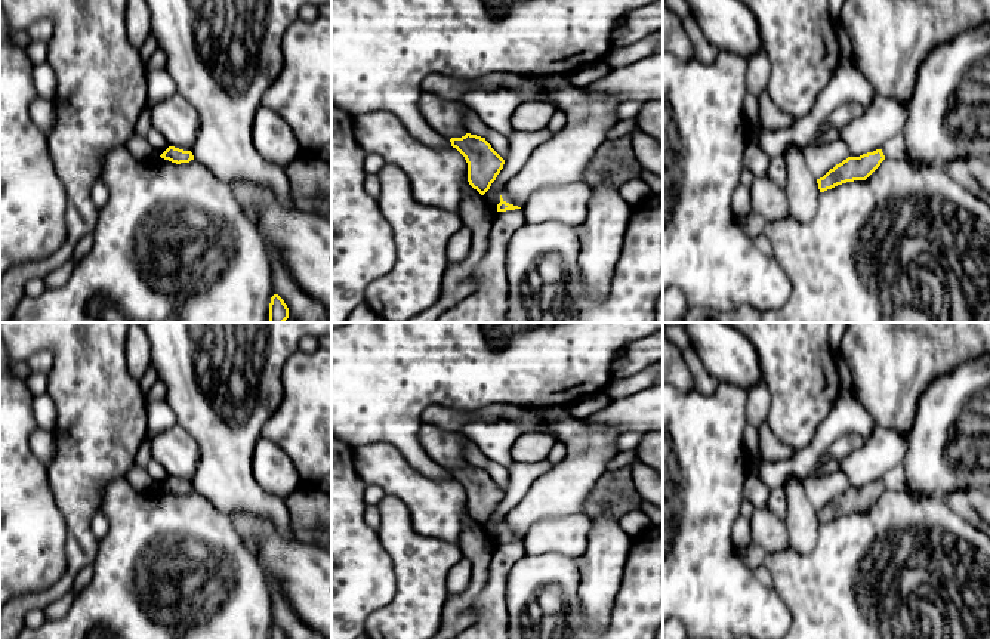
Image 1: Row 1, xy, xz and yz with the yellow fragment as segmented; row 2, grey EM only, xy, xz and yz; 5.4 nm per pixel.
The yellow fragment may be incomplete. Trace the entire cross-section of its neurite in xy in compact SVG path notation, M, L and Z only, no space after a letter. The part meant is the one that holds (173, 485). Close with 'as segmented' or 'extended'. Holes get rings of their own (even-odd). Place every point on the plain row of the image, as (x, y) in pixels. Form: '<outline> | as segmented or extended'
M169 478L160 488L176 496L189 494L191 491L194 491L191 482L183 482L175 478Z | as segmented

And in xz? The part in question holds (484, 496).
M466 464L451 469L456 479L468 494L468 513L484 527L503 500L505 491L491 479L485 469Z | as segmented

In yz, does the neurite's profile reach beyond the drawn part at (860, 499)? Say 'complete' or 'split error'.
complete

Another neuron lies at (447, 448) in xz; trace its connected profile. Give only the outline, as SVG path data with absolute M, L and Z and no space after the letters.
M422 423L419 441L428 456L448 470L468 464L465 445L471 441L462 432L448 432L435 425Z

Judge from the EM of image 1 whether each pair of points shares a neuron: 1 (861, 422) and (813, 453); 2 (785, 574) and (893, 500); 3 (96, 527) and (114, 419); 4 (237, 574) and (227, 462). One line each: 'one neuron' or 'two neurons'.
1: one neuron
2: one neuron
3: two neurons
4: two neurons

